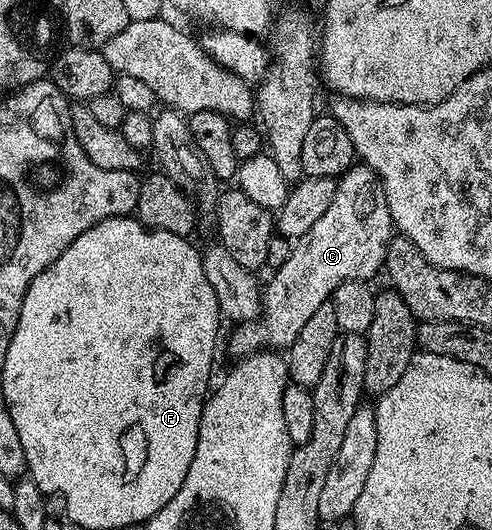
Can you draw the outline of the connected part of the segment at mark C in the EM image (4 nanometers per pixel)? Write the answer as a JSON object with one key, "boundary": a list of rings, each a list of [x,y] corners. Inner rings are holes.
{"boundary":[[[358,163],[348,172],[337,178],[336,195],[332,195],[332,203],[328,203],[328,211],[308,227],[303,237],[293,242],[288,259],[279,269],[269,275],[270,282],[265,282],[262,289],[262,311],[253,321],[244,321],[233,326],[234,334],[230,337],[231,358],[241,359],[250,353],[259,351],[285,350],[300,335],[304,323],[319,307],[329,302],[331,295],[345,281],[364,281],[373,278],[373,273],[383,268],[386,263],[386,252],[390,246],[390,239],[395,232],[394,220],[388,211],[388,199],[382,190],[380,179],[368,168]]]}

